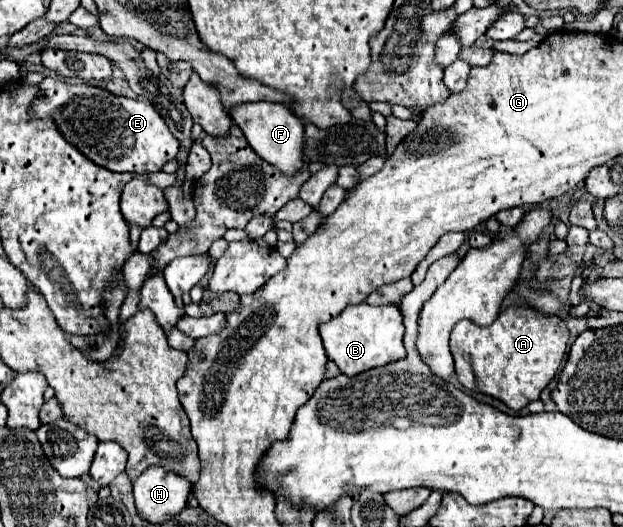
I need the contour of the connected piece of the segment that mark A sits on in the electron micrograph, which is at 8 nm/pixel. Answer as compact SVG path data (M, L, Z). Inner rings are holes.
M508 306L500 316L494 320L494 324L480 328L472 324L470 320L460 320L450 336L450 350L456 362L456 376L460 384L466 390L490 394L504 404L508 404L512 410L522 410L528 402L538 400L540 392L552 382L556 376L564 354L568 346L568 328L560 316L544 316L534 314L530 306Z

